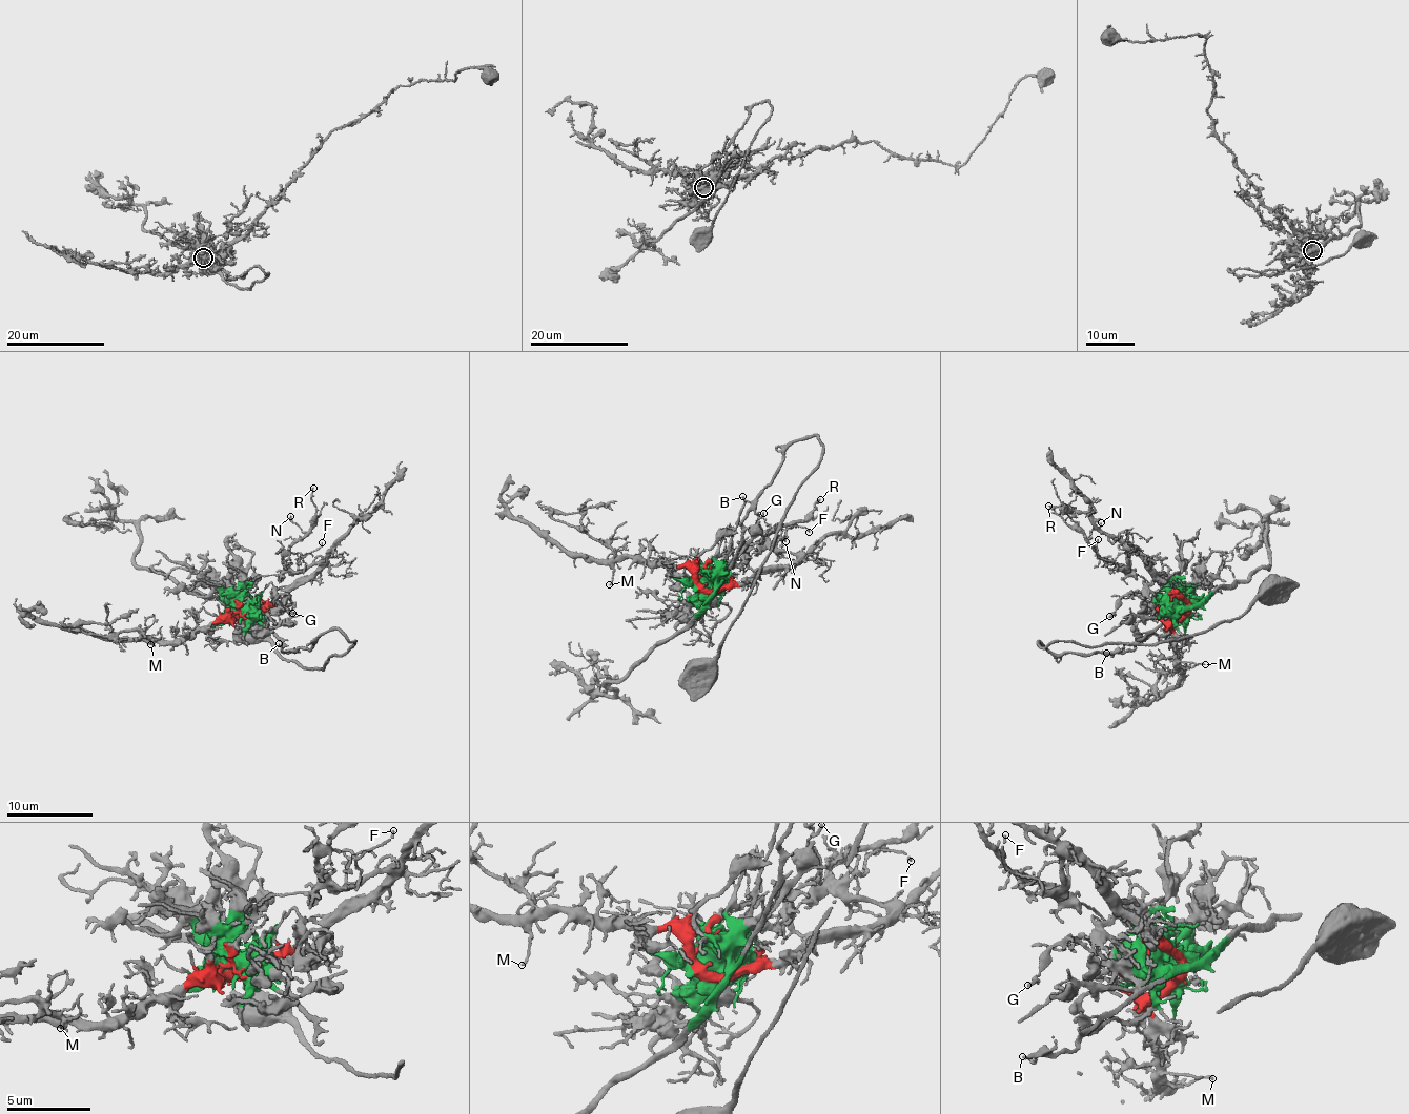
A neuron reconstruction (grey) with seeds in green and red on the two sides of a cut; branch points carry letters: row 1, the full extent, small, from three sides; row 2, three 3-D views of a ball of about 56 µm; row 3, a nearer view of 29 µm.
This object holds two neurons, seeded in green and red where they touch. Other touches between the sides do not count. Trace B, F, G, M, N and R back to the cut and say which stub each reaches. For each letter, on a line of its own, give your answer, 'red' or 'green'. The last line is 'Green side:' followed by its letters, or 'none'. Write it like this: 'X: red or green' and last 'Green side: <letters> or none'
B: green
F: red
G: green
M: red
N: red
R: red
Green side: B, G

